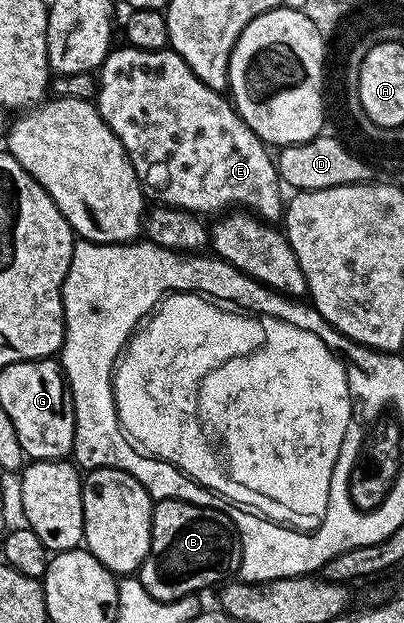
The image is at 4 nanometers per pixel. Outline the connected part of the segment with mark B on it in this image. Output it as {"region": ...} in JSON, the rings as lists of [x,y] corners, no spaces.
{"region":[[[159,498],[153,503],[150,520],[150,550],[142,561],[136,577],[144,584],[147,592],[156,596],[156,600],[171,602],[189,594],[198,594],[213,582],[221,583],[227,577],[225,574],[229,570],[237,571],[241,565],[242,539],[238,537],[238,529],[228,525],[224,512],[175,498]]]}

